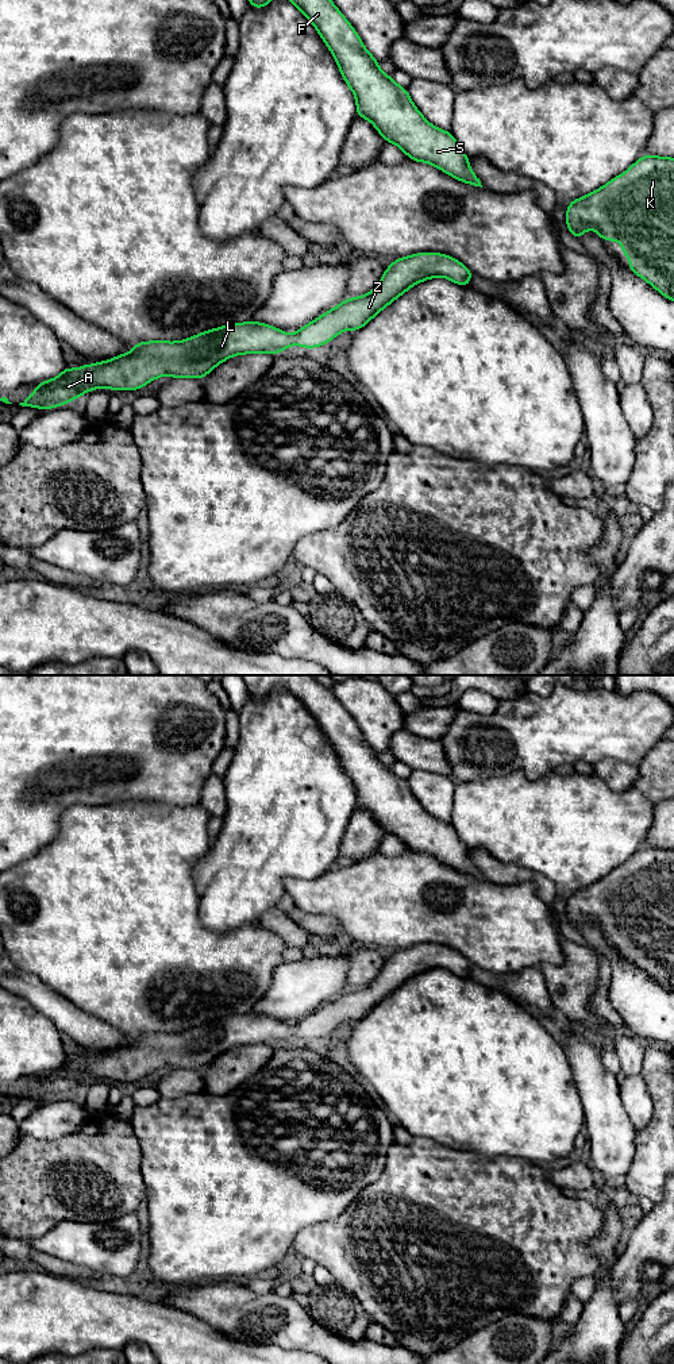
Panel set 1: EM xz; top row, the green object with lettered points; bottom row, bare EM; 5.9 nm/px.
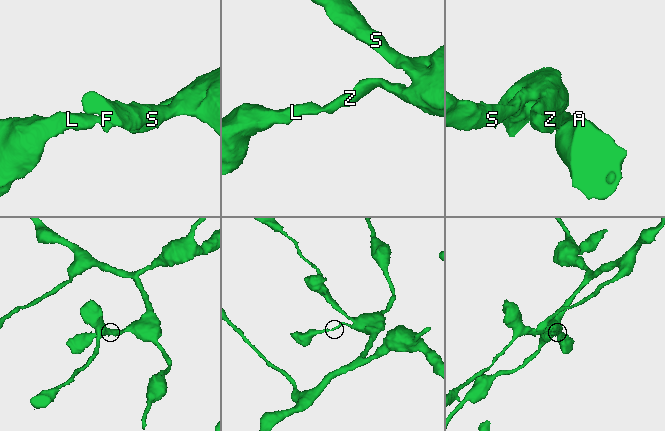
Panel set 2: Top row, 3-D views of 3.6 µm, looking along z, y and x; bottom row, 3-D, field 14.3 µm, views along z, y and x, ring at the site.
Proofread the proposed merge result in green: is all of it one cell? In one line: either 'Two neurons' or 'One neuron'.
One neuron

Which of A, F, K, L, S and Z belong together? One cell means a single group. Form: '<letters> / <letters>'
A F K L S Z

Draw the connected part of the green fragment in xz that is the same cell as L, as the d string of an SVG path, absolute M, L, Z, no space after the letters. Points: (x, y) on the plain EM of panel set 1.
M439 944L397 949L370 985L346 990L293 1026L249 1012L208 1021L181 1033L135 1034L128 1045L105 1053L95 1052L95 1057L82 1056L77 1061L66 1057L58 1068L32 1076L36 1084L27 1086L19 1097L47 1102L97 1079L138 1082L165 1066L203 1071L223 1052L238 1045L280 1045L292 1036L315 1040L344 1021L365 1018L386 997L421 972L446 968L454 975L469 978L471 967L471 962L458 951Z

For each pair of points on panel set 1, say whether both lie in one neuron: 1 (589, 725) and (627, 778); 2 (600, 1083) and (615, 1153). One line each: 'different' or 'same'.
1: different
2: same

